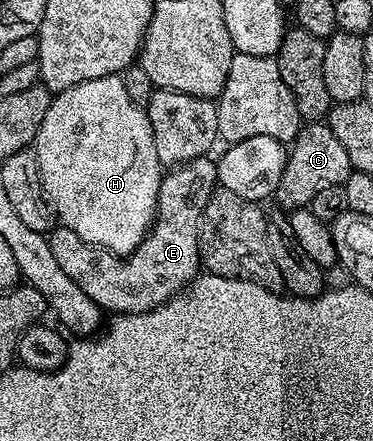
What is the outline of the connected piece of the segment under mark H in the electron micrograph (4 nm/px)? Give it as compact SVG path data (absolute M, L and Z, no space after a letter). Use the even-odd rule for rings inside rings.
M121 74L96 77L57 92L48 105L48 113L44 113L44 121L40 121L32 150L42 178L42 192L61 226L113 255L131 255L142 244L154 223L164 168L156 157L152 125L145 110L128 97Z

